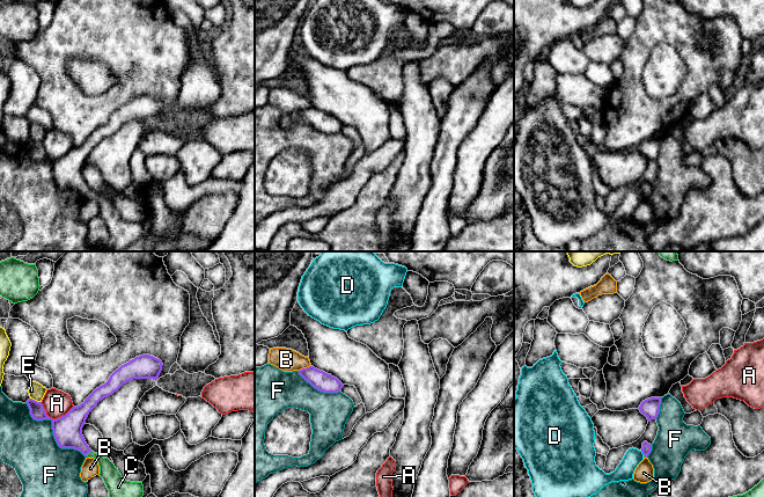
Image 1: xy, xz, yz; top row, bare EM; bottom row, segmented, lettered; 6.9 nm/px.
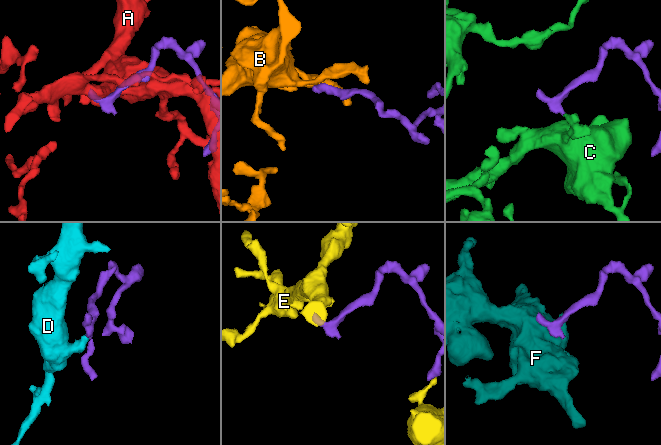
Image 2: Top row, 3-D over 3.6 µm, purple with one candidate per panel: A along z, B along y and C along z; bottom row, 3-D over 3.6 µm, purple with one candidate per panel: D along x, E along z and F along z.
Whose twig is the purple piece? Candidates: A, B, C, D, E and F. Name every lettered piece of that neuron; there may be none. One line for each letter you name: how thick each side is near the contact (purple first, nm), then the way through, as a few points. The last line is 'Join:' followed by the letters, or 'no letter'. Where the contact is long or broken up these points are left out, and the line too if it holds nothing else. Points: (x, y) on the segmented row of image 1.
C: calibres 200 and 120 nm; way xy (67, 430), (88, 452), (95, 455), (108, 472)
Join: C

